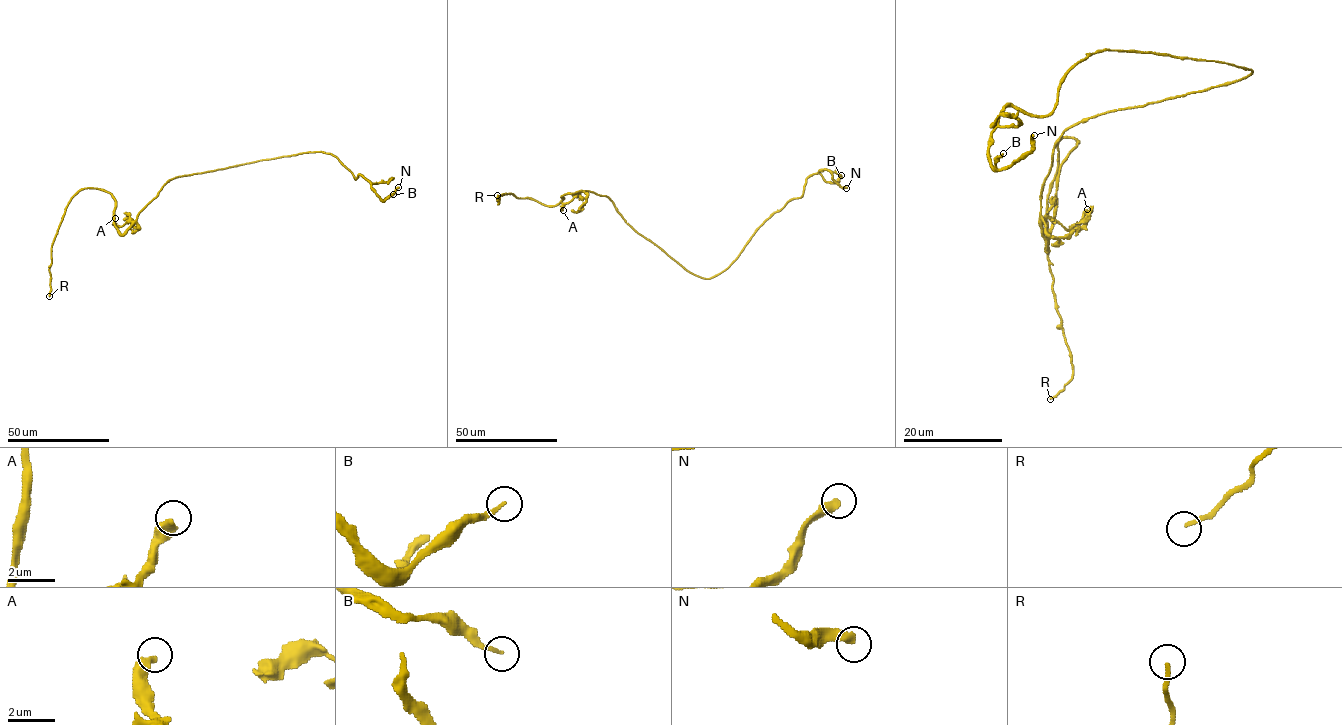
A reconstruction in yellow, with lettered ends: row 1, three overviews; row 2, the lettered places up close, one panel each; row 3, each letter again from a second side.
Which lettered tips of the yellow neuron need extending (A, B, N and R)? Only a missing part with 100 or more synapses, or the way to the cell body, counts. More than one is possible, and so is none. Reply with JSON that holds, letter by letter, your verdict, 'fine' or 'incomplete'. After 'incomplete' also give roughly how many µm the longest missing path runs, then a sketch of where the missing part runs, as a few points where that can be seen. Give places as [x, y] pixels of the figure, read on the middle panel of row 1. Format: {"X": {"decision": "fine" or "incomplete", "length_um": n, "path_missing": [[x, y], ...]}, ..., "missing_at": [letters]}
{"A": {"decision": "fine"}, "B": {"decision": "fine"}, "N": {"decision": "fine"}, "R": {"decision": "fine"}, "missing_at": []}

